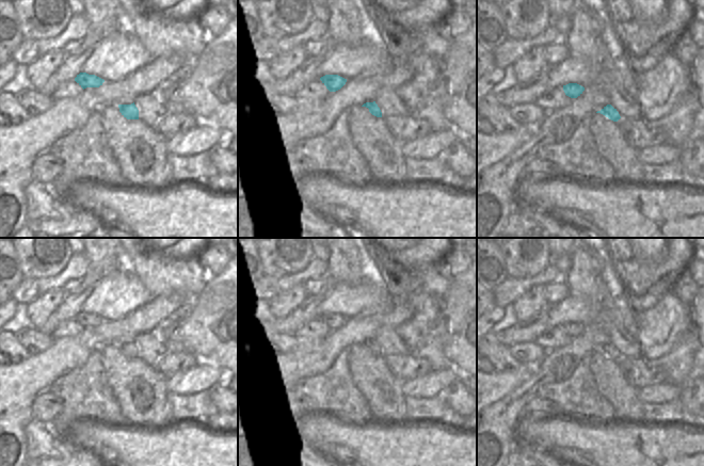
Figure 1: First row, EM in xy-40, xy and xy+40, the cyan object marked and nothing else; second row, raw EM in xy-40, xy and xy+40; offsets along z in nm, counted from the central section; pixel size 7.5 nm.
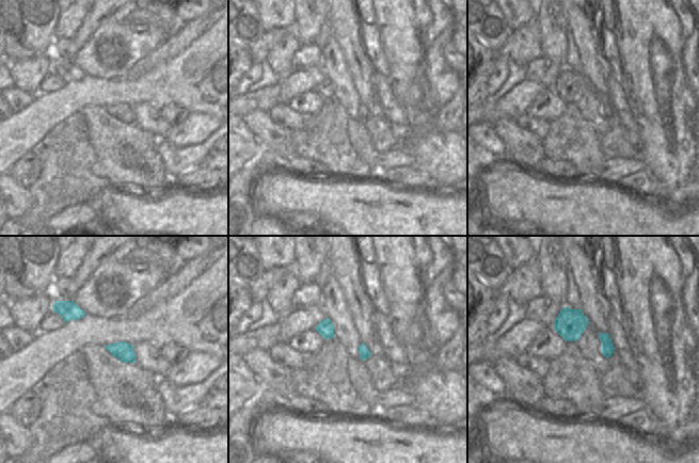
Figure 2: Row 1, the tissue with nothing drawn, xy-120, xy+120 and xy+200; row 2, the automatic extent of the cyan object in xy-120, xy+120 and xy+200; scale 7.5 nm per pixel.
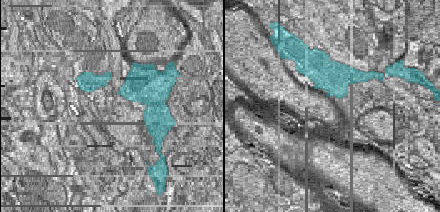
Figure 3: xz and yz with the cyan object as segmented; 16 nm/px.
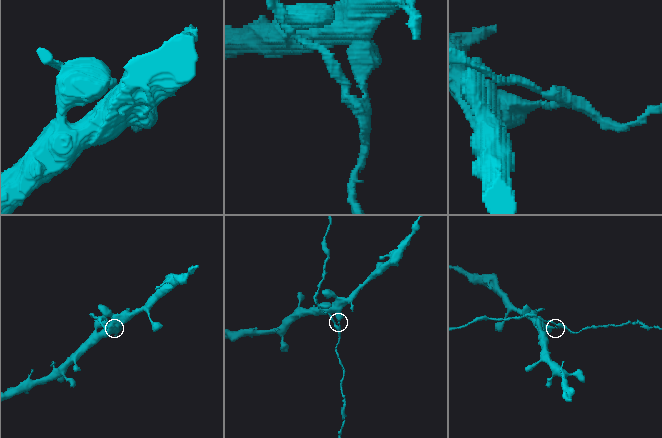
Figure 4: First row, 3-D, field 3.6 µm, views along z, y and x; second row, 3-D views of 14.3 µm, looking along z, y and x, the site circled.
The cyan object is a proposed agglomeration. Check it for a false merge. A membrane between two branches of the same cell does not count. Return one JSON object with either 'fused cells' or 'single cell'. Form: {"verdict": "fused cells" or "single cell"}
{"verdict": "fused cells"}

